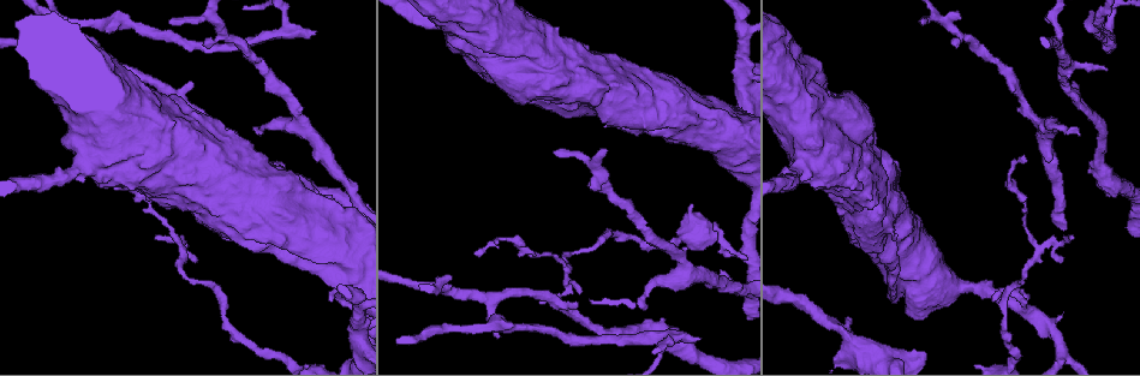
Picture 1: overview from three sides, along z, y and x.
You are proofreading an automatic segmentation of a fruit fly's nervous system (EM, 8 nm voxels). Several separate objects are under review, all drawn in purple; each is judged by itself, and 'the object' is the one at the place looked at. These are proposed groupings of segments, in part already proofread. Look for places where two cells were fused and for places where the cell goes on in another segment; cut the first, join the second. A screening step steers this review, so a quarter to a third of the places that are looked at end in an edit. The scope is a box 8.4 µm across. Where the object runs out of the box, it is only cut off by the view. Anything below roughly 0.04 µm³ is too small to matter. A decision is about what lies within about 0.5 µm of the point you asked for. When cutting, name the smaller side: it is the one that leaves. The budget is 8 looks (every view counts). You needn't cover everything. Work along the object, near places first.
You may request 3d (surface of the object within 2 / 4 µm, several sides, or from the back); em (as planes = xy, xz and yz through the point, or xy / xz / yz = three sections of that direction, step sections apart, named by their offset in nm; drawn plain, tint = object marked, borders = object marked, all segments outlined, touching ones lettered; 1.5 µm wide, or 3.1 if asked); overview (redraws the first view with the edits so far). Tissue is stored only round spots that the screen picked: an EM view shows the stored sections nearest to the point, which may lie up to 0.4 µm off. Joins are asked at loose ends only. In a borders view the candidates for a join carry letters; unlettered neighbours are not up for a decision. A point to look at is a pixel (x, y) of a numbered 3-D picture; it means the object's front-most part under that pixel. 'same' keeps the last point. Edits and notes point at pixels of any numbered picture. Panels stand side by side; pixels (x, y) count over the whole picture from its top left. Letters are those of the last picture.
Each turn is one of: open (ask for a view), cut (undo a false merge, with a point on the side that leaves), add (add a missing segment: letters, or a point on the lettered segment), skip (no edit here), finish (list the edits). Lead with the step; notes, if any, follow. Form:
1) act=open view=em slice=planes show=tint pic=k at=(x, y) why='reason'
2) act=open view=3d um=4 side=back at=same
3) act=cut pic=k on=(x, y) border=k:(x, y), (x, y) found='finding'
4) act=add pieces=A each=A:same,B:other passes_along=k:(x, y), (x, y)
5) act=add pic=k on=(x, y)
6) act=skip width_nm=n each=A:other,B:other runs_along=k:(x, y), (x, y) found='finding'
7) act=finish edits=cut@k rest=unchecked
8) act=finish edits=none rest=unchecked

act=open view=3d um=4 pic=1 at=(156, 236)

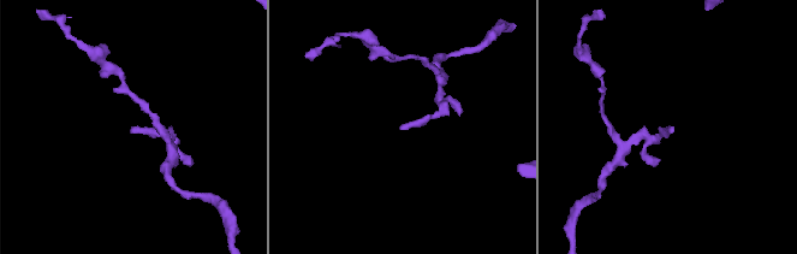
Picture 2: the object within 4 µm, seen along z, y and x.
act=open view=em slice=planes show=plain pic=2 at=(400, 129)

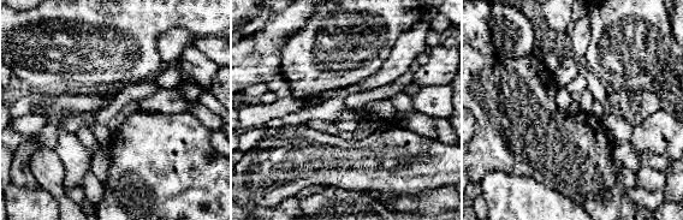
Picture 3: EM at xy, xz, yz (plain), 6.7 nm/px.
act=open view=em slice=planes show=borders at=same

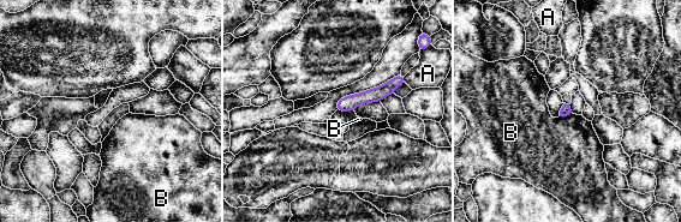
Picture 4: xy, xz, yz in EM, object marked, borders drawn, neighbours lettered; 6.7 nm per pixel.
act=skip width_nm=70 each=A:other,B:other runs_along=4:(401, 78), (376, 95), (339, 107) found='none of them fits'

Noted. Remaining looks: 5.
act=open view=em slice=planes show=borders pic=1 at=(312, 33) why='branch stops here'

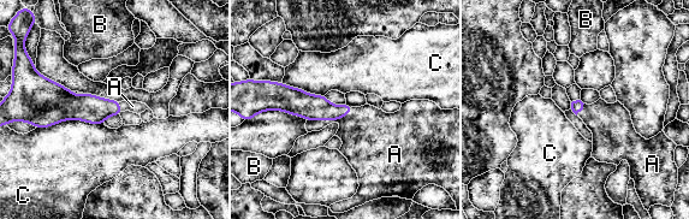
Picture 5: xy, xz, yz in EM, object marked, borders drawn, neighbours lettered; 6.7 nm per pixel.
act=add pieces=A each=A:same,B:other,C:other passes_along=5:(312, 107), (331, 120), (366, 132) found='the cell continues'

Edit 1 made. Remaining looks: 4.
act=open view=em slice=yz step=8 show=tint pic=1 at=(330, 298)

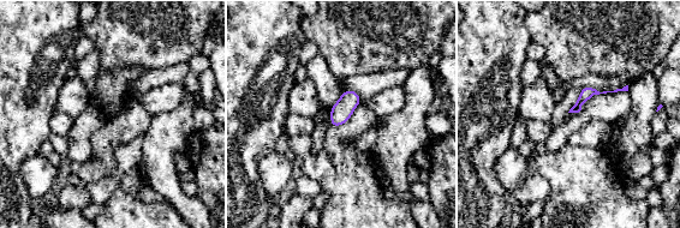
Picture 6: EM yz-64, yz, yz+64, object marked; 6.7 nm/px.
act=open view=em slice=planes show=borders at=same

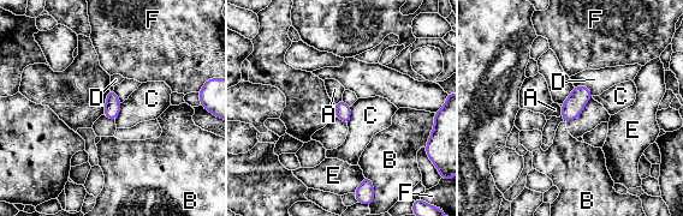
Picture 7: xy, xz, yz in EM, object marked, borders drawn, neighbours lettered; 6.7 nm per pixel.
act=skip longest_contact=D:150nm each=A:other,B:other,C:other,D:other,E:other,F:other border=7:(351, 106), (351, 118), (346, 124) found='none of them fits'

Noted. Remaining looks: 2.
act=finish edits=add@5 rest=unchecked

